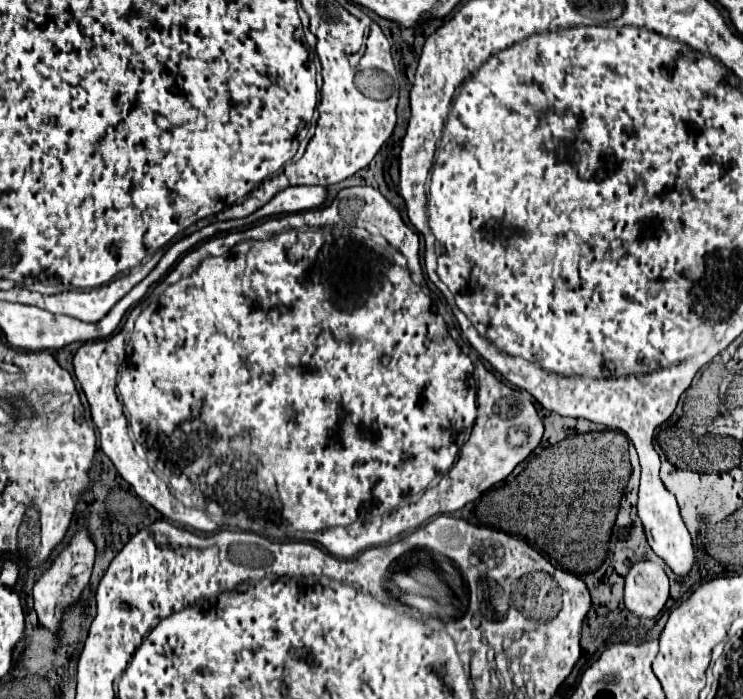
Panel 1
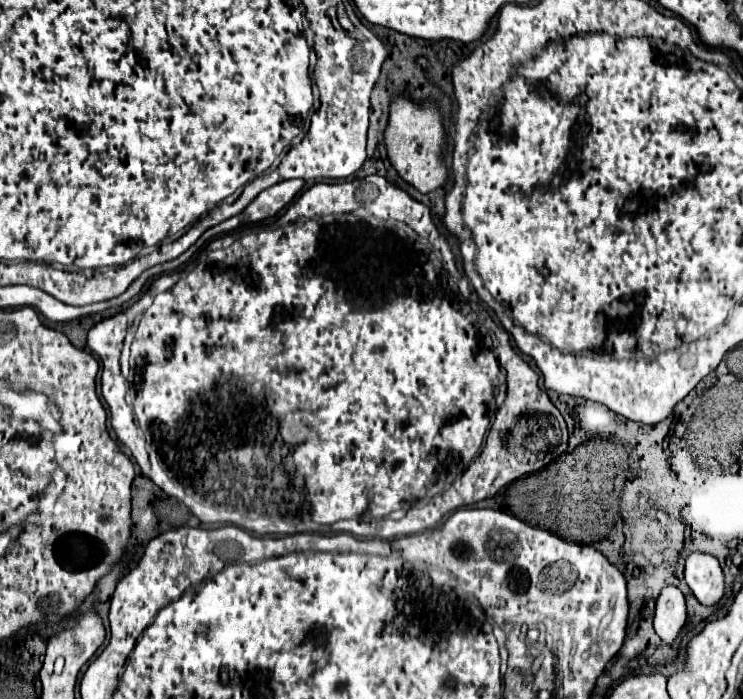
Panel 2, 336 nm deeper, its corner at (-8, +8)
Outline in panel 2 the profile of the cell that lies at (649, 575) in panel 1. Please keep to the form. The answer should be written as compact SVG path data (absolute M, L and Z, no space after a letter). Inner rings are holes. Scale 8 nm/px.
M668 586L656 600L654 630L662 638L662 642L672 646L684 624L686 624L684 594L676 586Z

